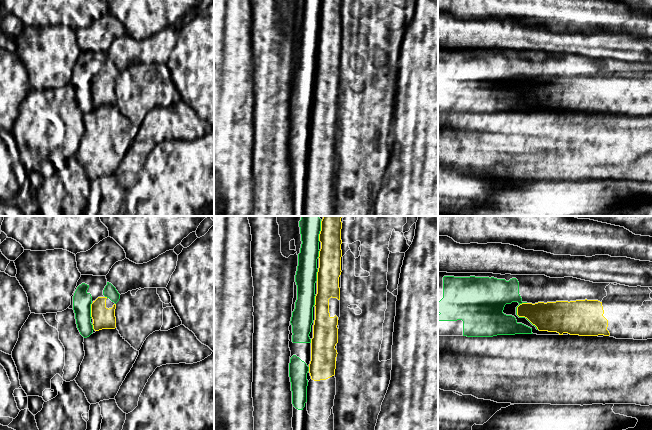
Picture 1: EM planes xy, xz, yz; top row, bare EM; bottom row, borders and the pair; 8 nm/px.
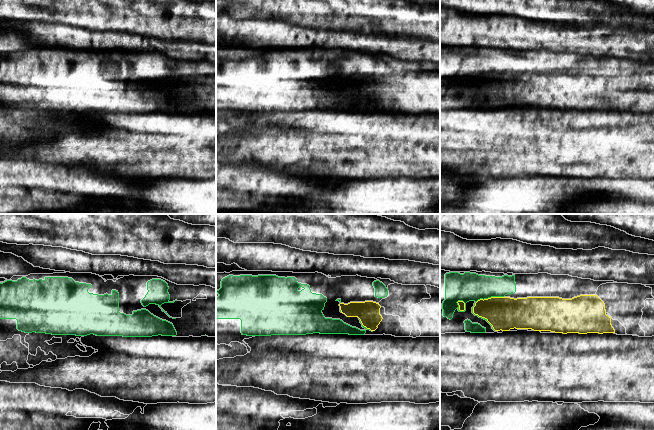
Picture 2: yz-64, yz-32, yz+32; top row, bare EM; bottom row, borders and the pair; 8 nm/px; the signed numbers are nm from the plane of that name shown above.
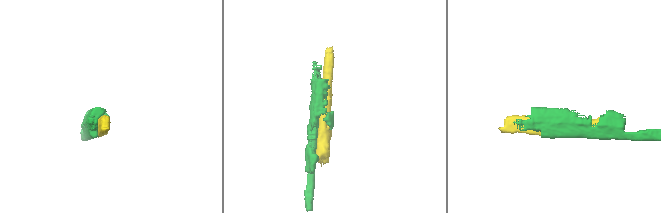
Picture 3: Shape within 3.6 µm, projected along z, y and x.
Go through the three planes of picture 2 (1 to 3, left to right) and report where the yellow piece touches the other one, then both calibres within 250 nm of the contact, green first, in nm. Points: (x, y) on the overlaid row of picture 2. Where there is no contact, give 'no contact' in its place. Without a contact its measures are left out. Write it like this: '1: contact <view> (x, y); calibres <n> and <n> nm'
1: no contact
2: contact yz-32 (363, 326); calibres 20 and 180 nm
3: contact yz+32 (477, 315); calibres 220 and 280 nm

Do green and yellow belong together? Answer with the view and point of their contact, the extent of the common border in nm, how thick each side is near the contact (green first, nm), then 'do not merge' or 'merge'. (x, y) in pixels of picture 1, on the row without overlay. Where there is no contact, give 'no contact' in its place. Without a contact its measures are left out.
contact yz (522, 93); length 260 nm; calibres 240 and 240 nm; merge

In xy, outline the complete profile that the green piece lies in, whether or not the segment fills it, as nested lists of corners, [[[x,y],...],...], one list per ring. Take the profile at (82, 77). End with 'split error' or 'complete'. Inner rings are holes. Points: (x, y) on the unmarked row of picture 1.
[[[81,51],[75,67],[71,72],[71,81],[69,82],[69,85],[74,86],[76,100],[80,110],[84,114],[87,114],[102,105],[115,105],[115,85],[119,75],[120,70],[107,57],[106,52]]] | split error

